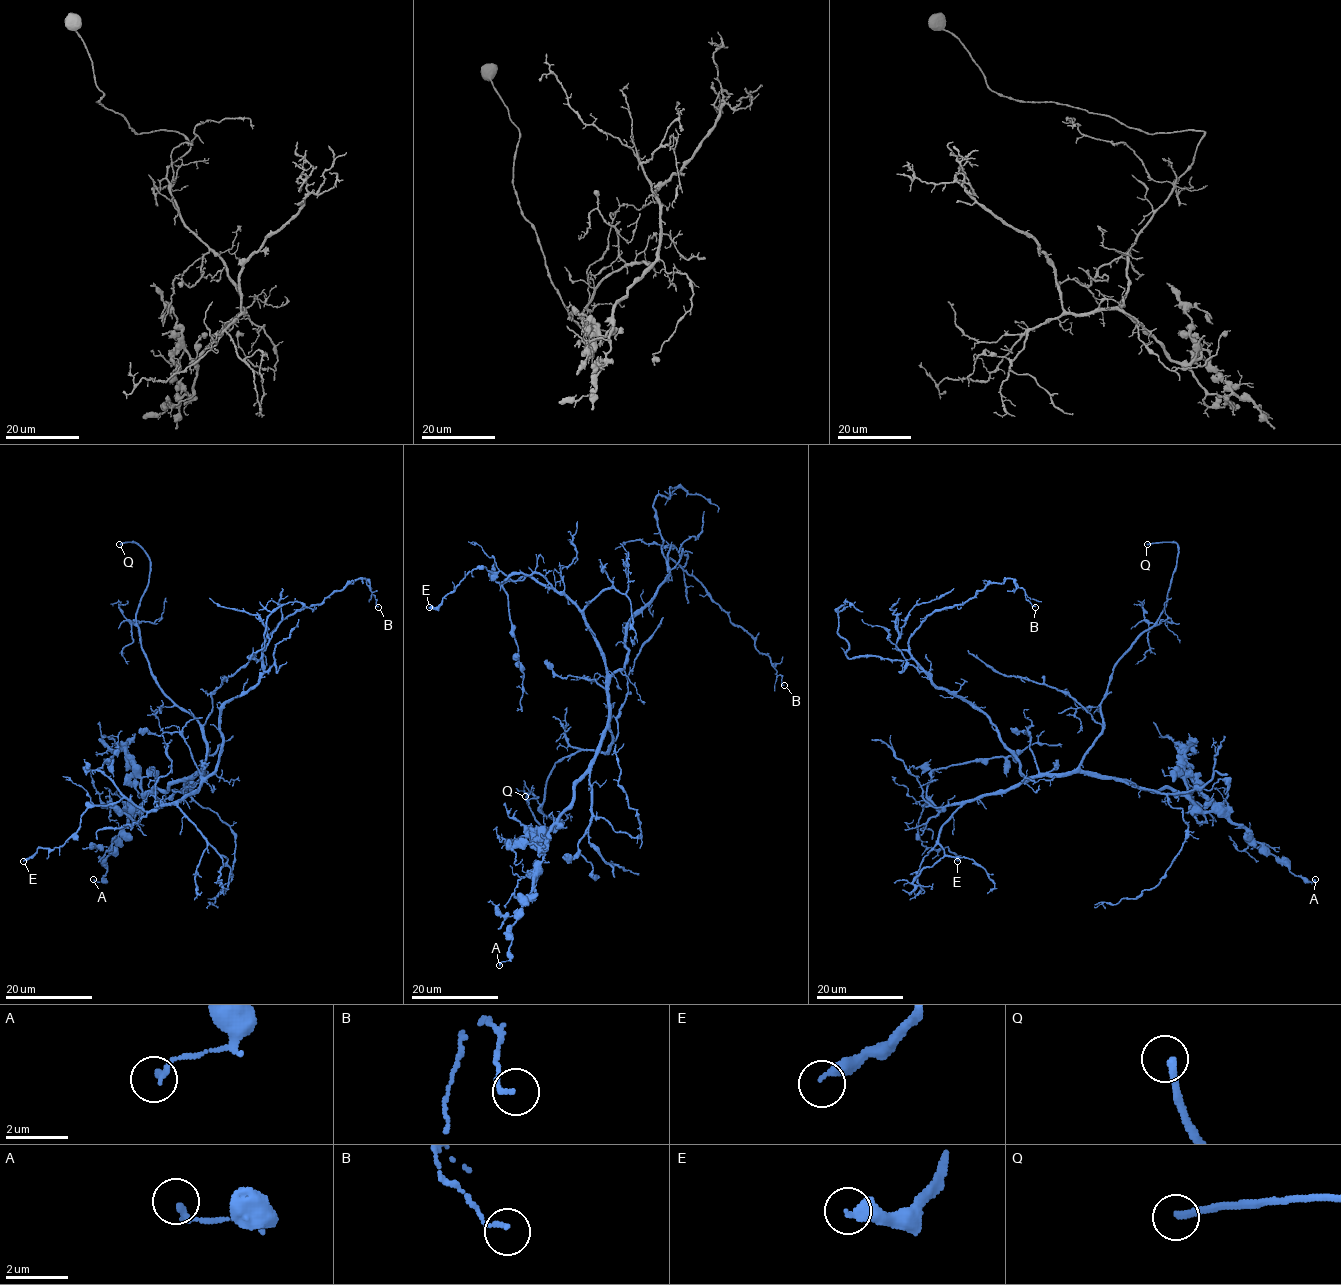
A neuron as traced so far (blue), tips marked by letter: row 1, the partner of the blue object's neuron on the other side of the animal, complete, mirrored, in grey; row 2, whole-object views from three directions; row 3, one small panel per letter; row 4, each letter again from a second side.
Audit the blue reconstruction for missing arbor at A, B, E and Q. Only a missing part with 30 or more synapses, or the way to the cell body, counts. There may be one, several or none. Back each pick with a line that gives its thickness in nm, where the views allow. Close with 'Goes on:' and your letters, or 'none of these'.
Q: 240 nm thick
Goes on: Q

